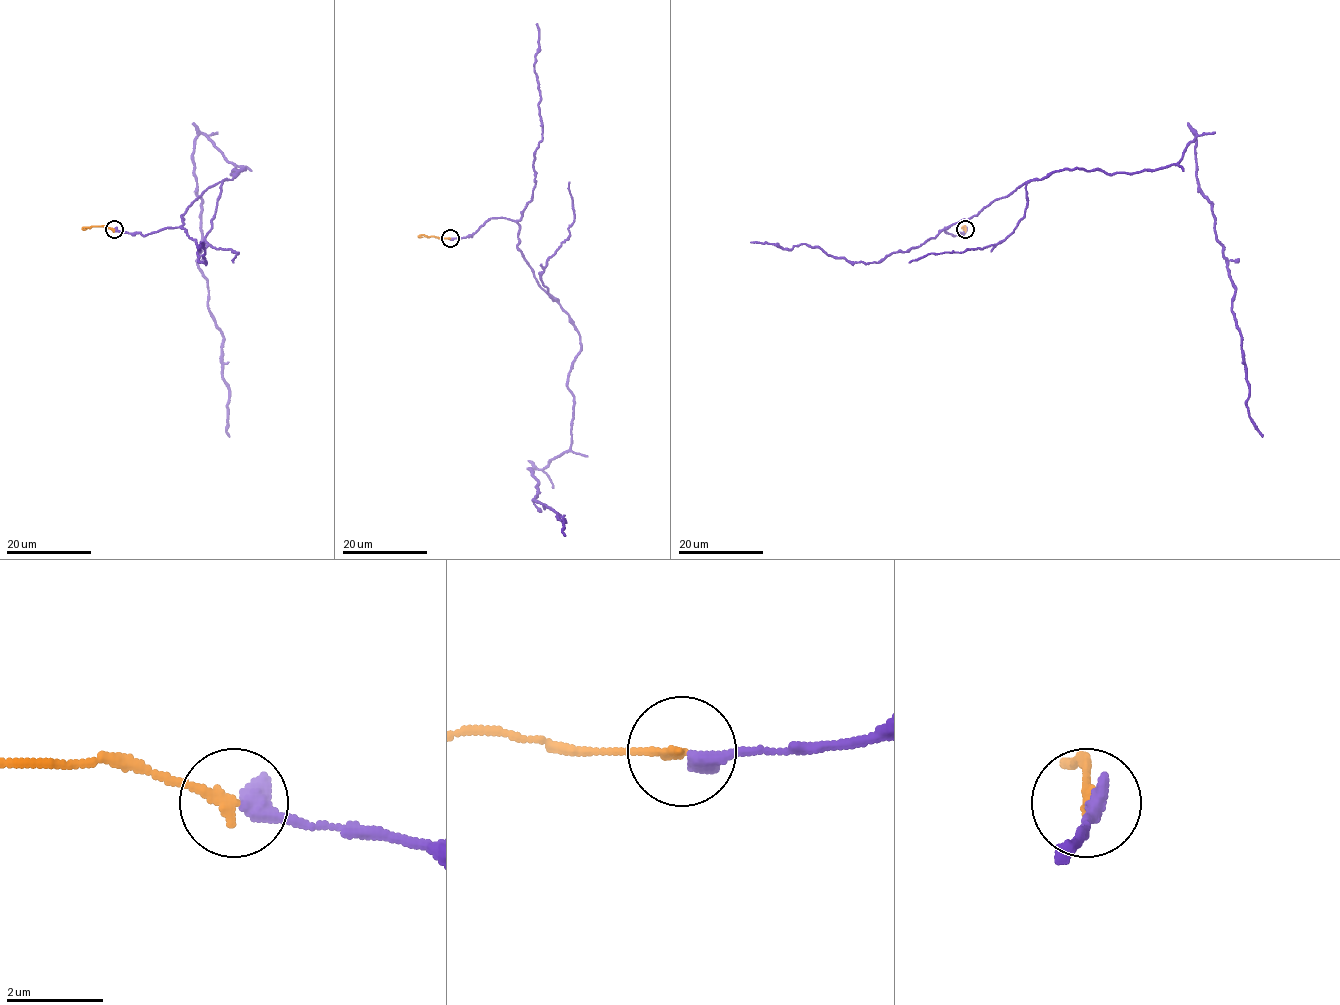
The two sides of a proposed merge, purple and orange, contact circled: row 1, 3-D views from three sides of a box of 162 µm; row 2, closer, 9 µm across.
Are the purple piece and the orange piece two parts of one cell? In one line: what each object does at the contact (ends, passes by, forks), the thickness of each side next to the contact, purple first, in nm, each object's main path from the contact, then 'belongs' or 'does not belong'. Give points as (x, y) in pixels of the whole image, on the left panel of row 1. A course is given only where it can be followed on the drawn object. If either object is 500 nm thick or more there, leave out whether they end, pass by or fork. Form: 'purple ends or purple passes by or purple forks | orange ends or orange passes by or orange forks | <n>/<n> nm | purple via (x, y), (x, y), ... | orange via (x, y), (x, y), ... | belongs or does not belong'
purple ends | orange ends | 400/200 nm | purple via (114, 229), (178, 227), (244, 168), (231, 174), (195, 139), (197, 267), (223, 337), (229, 437) | orange via (114, 229), (98, 226), (86, 228) | does not belong

